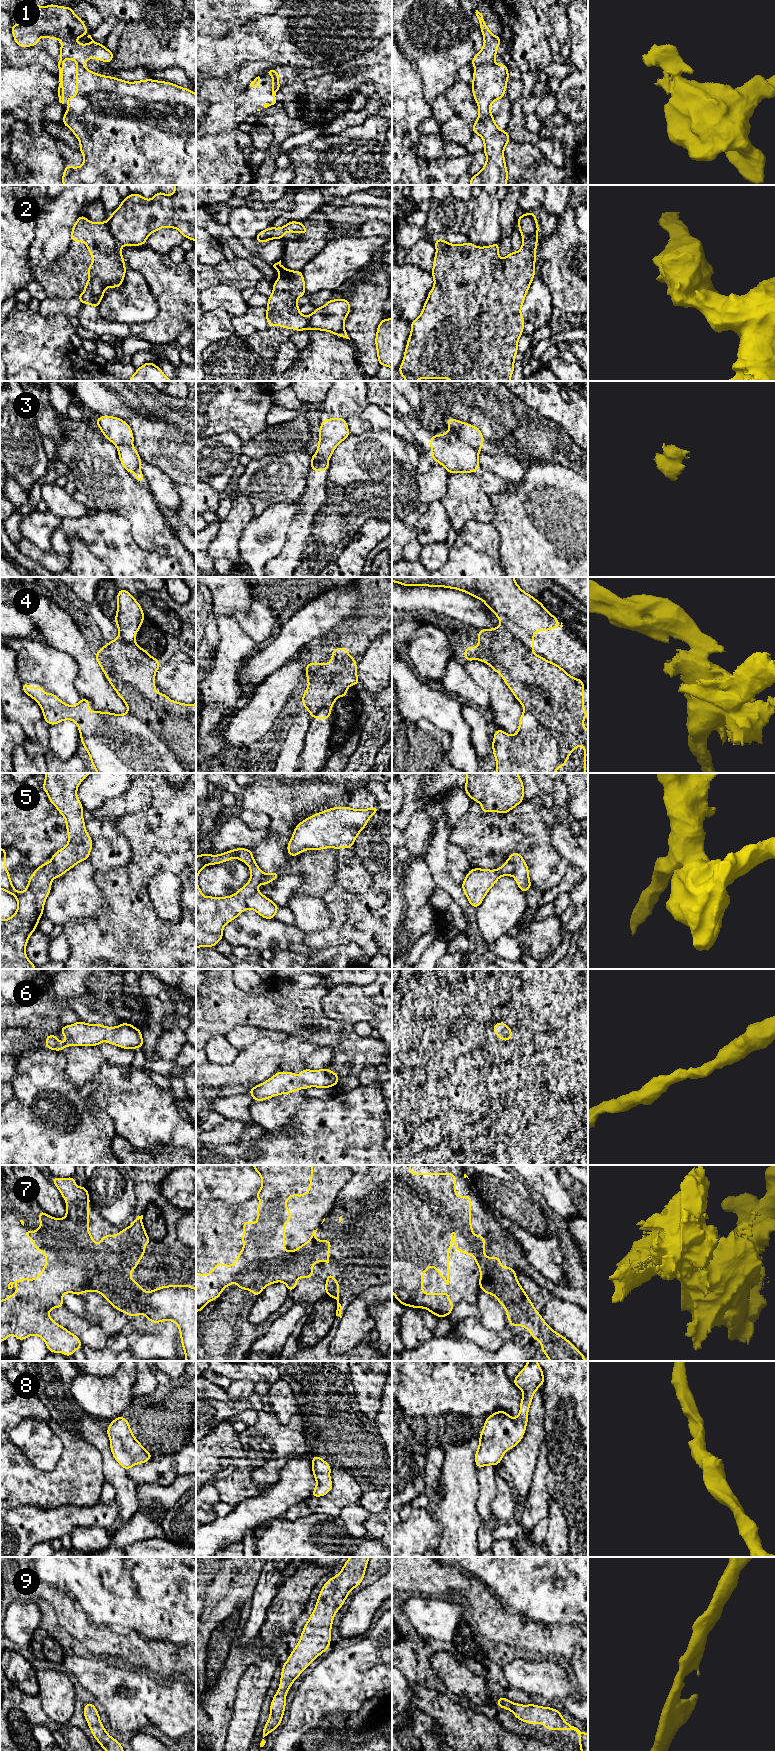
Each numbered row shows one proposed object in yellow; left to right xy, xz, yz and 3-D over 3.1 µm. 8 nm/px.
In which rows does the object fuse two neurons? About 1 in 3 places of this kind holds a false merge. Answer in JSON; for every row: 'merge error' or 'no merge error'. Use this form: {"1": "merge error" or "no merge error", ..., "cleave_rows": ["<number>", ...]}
{"1": "merge error", "2": "merge error", "3": "merge error", "4": "merge error", "5": "merge error", "6": "no merge error", "7": "merge error", "8": "no merge error", "9": "no merge error", "cleave_rows": ["1", "2", "3", "4", "5", "7"]}

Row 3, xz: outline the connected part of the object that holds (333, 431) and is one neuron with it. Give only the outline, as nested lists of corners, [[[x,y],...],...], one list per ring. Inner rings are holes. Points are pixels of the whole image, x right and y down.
[[[329,418],[321,422],[318,432],[316,460],[328,460],[332,457],[337,445],[349,437],[349,428],[344,418]]]

